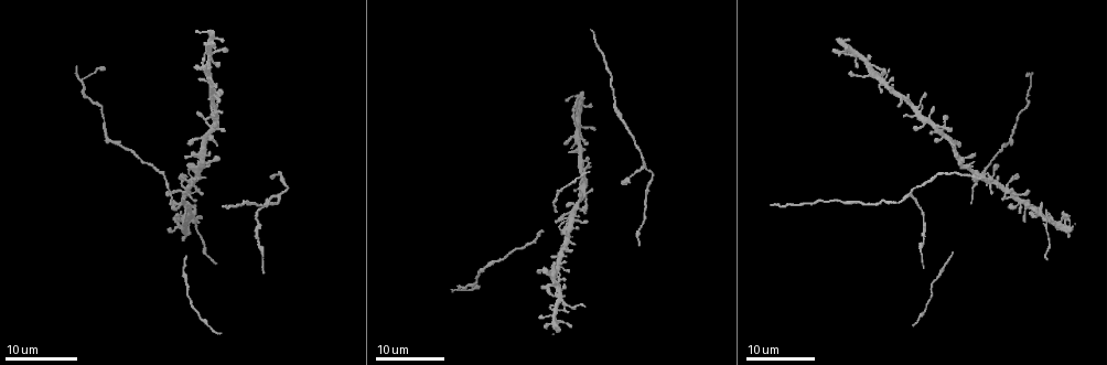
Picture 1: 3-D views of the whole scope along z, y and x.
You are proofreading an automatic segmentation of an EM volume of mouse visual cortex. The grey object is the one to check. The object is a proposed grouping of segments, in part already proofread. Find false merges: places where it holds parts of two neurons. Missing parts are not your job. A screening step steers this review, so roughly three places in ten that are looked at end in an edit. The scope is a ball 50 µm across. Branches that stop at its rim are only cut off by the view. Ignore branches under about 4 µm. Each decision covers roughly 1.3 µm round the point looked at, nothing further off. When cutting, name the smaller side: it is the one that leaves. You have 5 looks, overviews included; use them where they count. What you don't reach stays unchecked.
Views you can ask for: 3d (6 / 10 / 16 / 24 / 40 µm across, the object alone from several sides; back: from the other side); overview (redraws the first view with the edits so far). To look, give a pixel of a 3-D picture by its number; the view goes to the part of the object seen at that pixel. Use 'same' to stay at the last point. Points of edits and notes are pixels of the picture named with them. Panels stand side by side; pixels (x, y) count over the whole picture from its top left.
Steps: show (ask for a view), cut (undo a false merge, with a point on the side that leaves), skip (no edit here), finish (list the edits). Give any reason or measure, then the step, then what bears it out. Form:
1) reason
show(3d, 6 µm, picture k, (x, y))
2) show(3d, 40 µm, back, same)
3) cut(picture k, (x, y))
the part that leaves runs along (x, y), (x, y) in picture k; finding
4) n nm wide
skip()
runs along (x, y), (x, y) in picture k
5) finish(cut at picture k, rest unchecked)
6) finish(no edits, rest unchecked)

looks like a crossing
show(3d, 16 µm, picture 1, (557, 256))

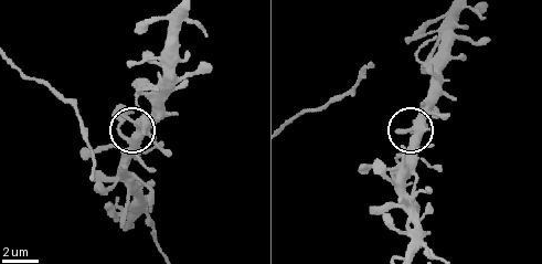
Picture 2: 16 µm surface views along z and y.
zoom in
show(3d, 6 µm, picture 2, (139, 128))

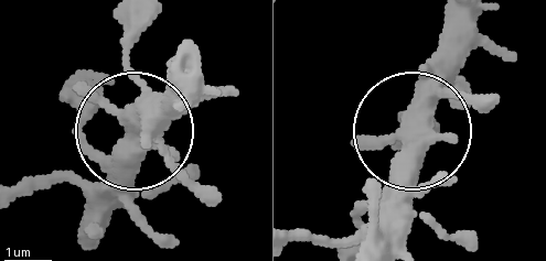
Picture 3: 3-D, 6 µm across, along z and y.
410 nm wide
skip()
all the same neuron

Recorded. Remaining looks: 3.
branch point
show(3d, 16 µm, picture 1, (558, 302))

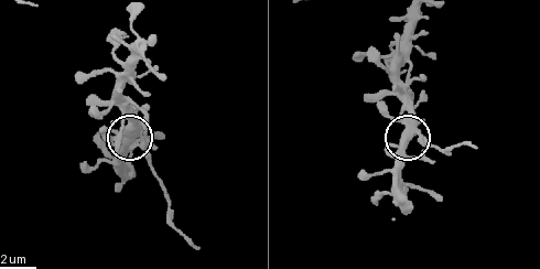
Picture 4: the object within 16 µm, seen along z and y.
show(3d, 6 µm, picture 4, (134, 137))

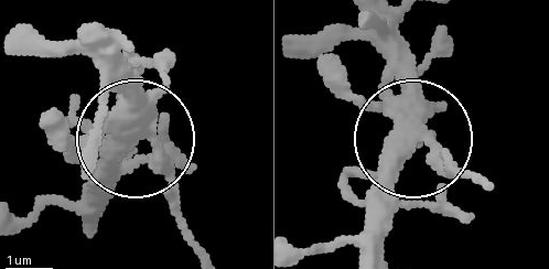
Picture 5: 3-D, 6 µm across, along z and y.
cut(picture 5, (172, 214))
a second neuron is stuck on

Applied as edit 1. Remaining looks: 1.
finish(cut at picture 5, rest unchecked)

